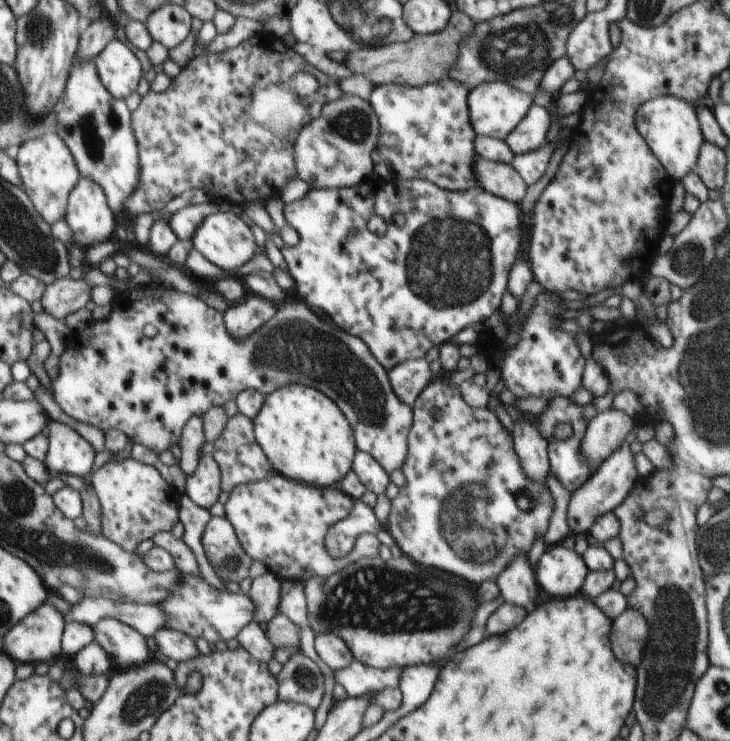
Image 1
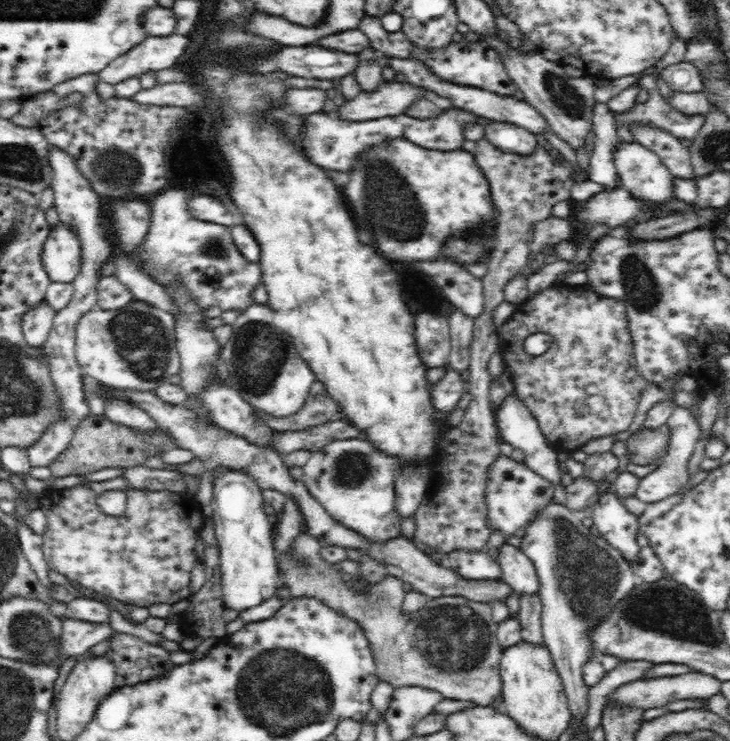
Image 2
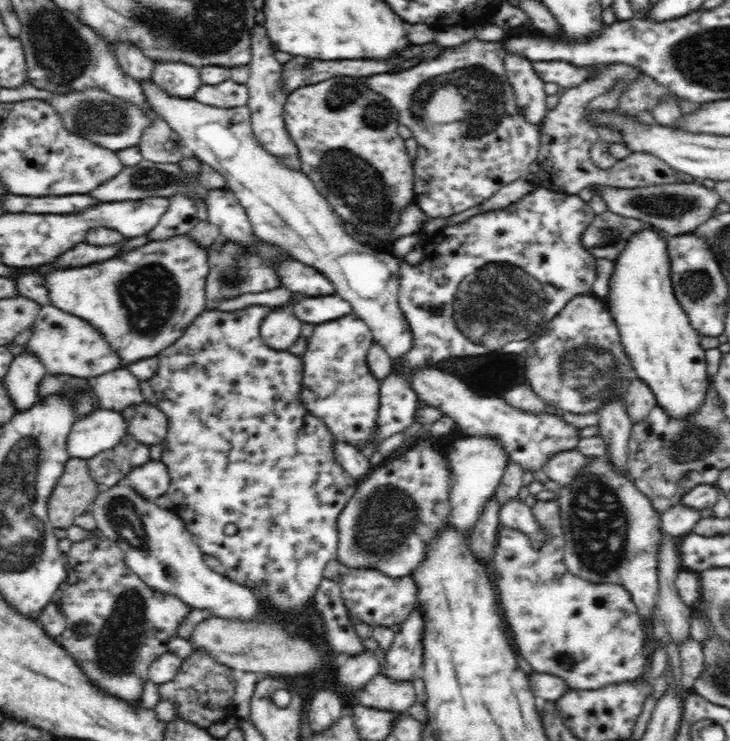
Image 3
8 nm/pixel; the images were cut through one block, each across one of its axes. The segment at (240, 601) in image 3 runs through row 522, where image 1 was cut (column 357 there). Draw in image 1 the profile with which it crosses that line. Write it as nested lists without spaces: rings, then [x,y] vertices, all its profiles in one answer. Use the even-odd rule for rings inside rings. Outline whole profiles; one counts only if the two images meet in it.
[[[344,95],[326,103],[320,116],[311,120],[297,136],[295,161],[298,177],[317,189],[343,189],[359,185],[373,176],[372,152],[377,148],[379,120],[370,101]]]

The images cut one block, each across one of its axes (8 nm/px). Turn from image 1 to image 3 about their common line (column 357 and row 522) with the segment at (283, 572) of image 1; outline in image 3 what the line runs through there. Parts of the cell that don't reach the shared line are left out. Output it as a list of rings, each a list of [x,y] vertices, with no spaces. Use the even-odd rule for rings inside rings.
[[[538,499],[531,509],[540,527],[548,533],[547,542],[540,548],[535,547],[523,532],[500,525],[490,563],[499,606],[518,652],[536,672],[564,679],[569,689],[592,691],[640,677],[646,671],[649,660],[644,654],[646,636],[643,624],[631,594],[618,584],[594,584],[567,569],[563,562],[565,539],[557,499]]]

